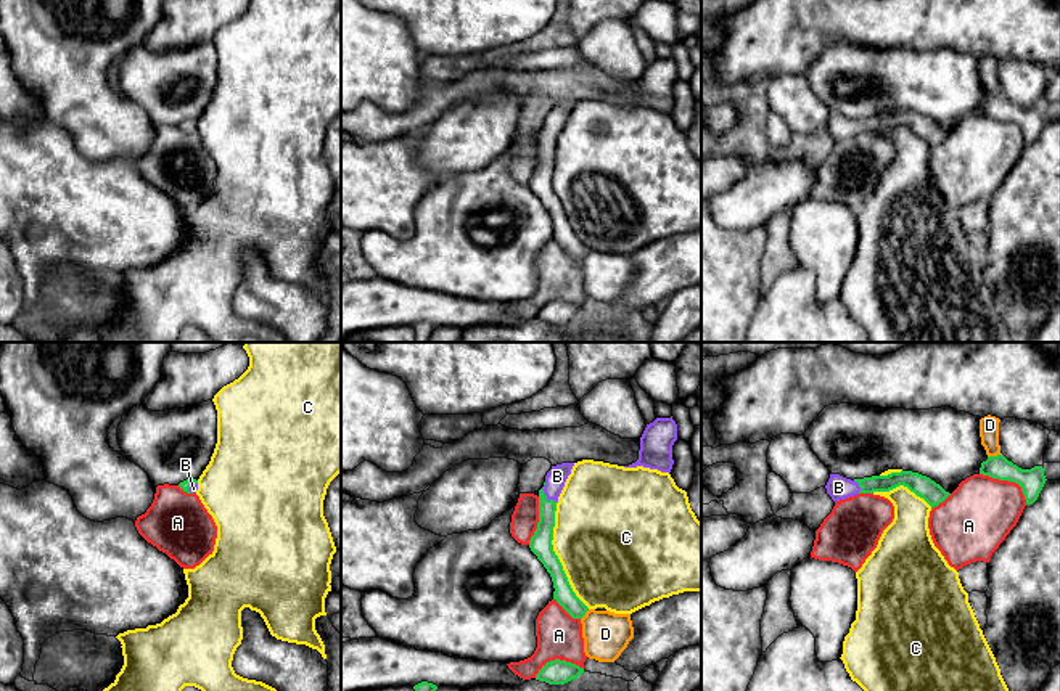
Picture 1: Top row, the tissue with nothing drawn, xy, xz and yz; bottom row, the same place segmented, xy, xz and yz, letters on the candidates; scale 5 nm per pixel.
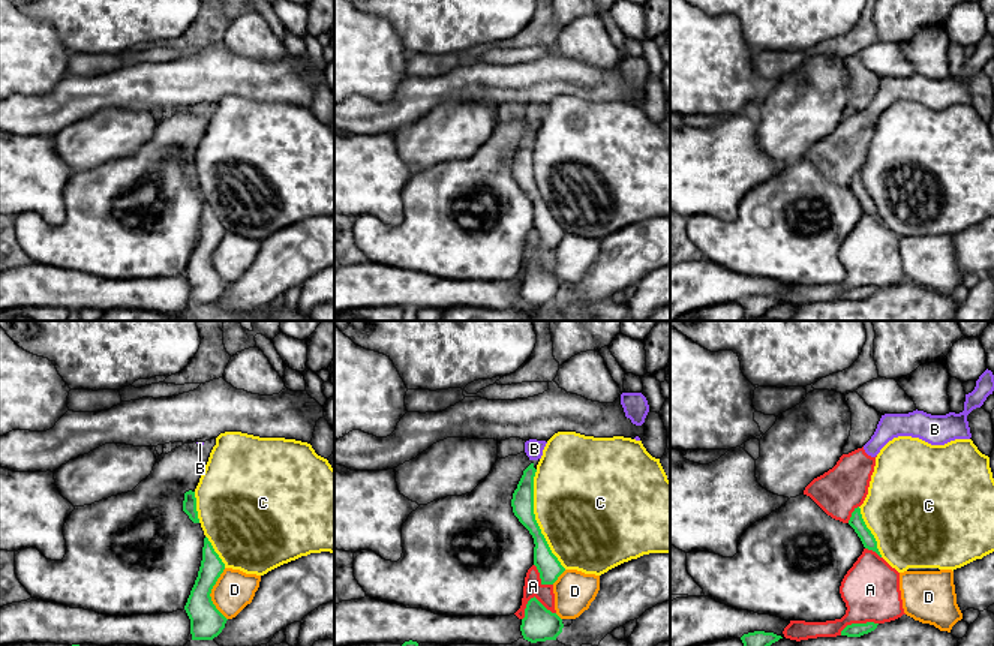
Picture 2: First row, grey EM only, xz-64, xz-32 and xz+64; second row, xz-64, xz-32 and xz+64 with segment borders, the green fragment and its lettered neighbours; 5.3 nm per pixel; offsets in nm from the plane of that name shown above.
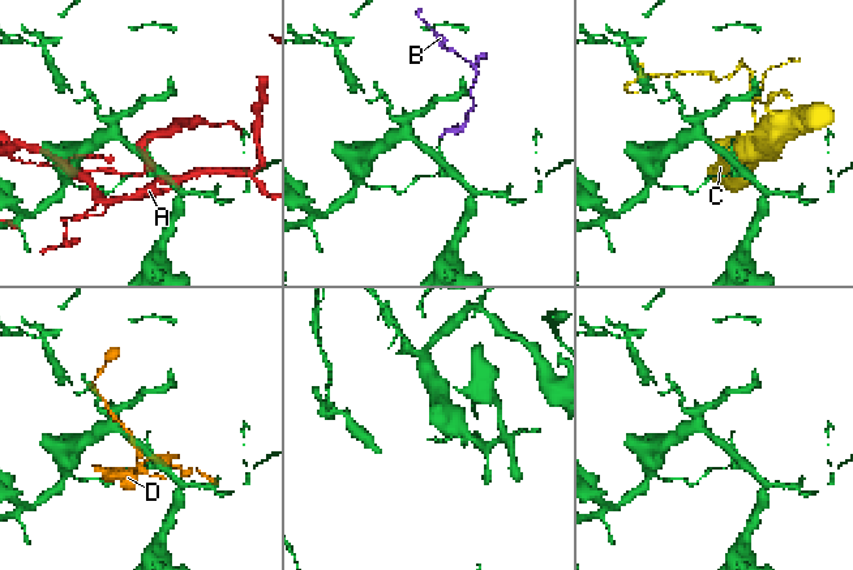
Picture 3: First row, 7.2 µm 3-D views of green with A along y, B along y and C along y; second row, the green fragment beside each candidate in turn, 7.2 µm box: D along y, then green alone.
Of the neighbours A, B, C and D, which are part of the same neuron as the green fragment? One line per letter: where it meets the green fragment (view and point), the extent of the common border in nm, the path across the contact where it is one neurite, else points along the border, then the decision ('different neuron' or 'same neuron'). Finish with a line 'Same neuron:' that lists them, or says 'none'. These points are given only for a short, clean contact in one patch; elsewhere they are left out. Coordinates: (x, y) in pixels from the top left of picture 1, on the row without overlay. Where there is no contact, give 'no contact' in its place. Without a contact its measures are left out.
A: meets green in yz at (1009, 121); contact 280 nm long; different neuron
B: meets green in xz at (544, 135); contact 120 nm long; runs through xz (541, 185), (546, 164), (544, 135), (557, 116); same neuron
C: meets green in xz at (555, 195); contact 550 nm long; different neuron
D: meets green in yz at (994, 97); contact 70 nm long; different neuron
Same neuron: B

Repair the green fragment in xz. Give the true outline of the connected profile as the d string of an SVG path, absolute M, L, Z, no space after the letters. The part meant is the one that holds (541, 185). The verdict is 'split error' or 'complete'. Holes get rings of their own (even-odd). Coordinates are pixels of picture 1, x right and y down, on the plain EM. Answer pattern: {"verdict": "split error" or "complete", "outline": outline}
{"verdict": "split error", "outline": "M574 103L552 106L545 125L539 130L539 162L529 180L531 191L544 204L553 222L553 239L573 257L582 259L589 247L576 236L558 196L553 191L553 167L558 137Z"}

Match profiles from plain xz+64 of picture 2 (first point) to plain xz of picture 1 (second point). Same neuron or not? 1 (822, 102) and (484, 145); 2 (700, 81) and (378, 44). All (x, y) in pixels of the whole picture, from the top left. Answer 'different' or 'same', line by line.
1: same
2: same

